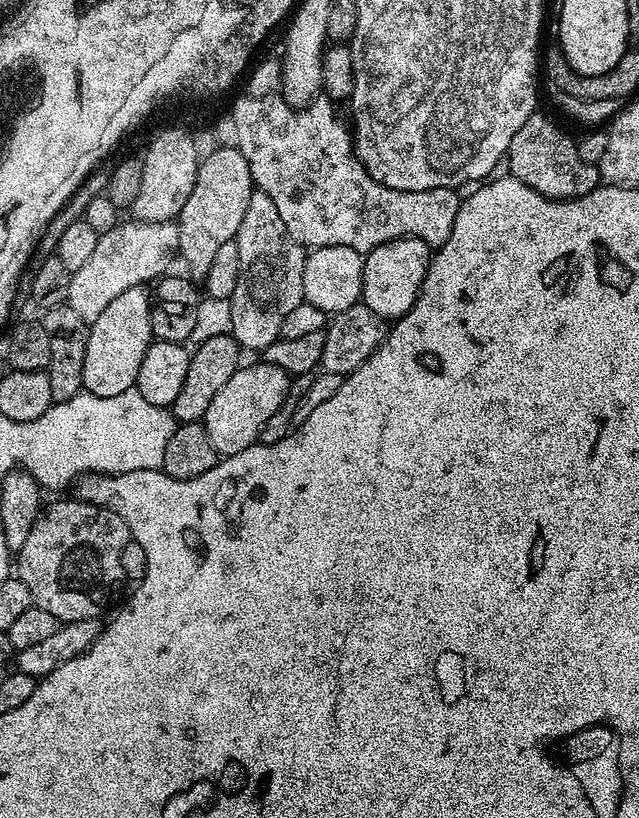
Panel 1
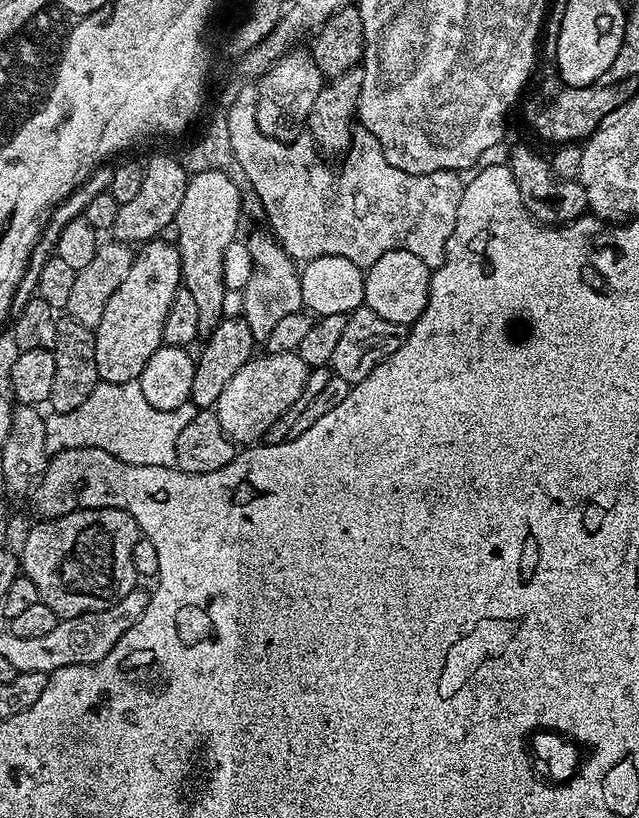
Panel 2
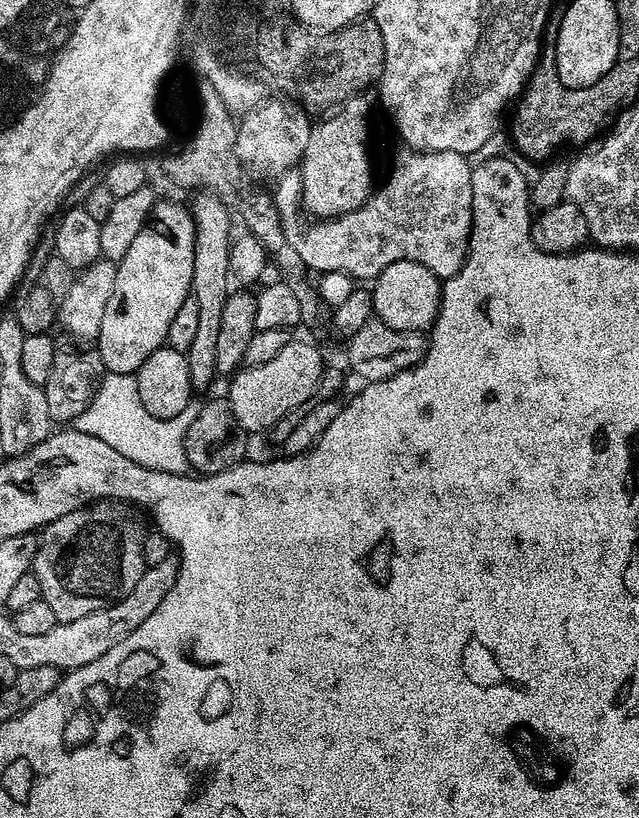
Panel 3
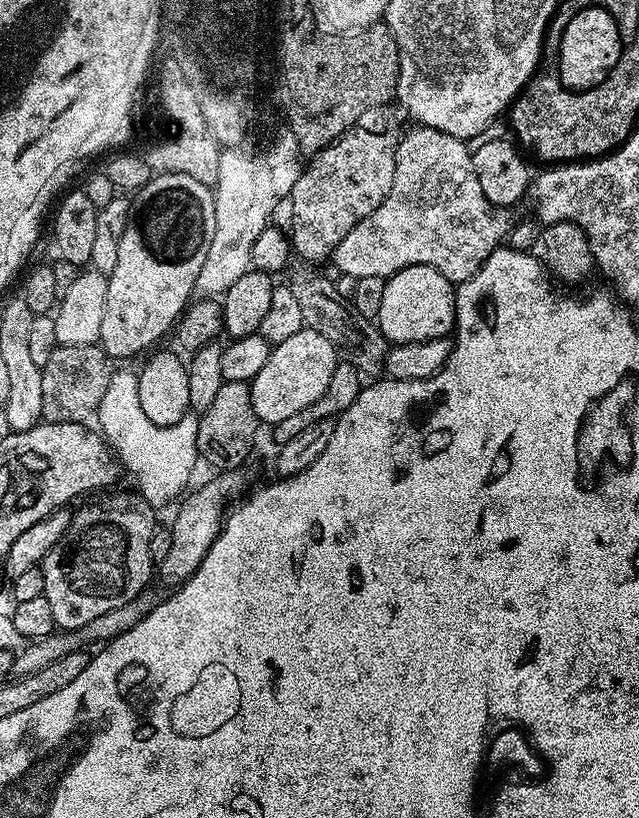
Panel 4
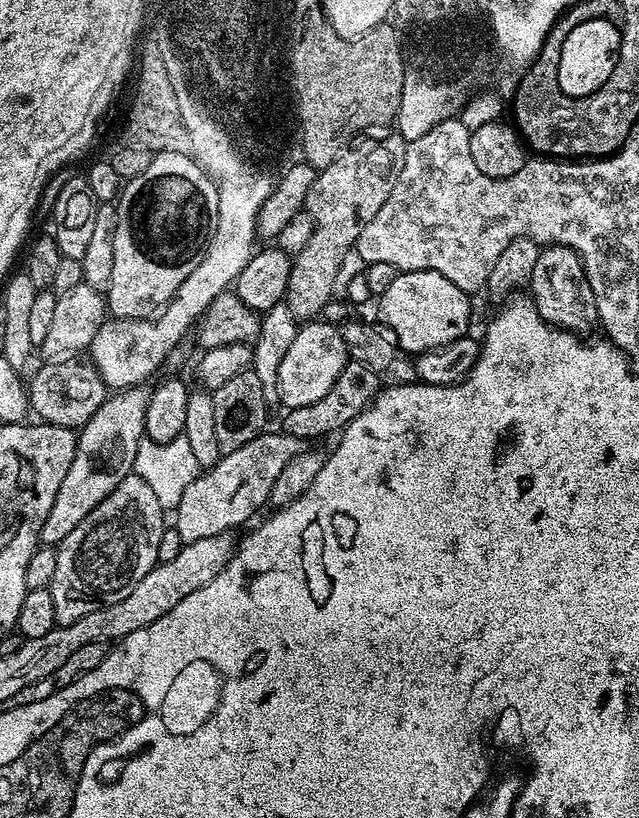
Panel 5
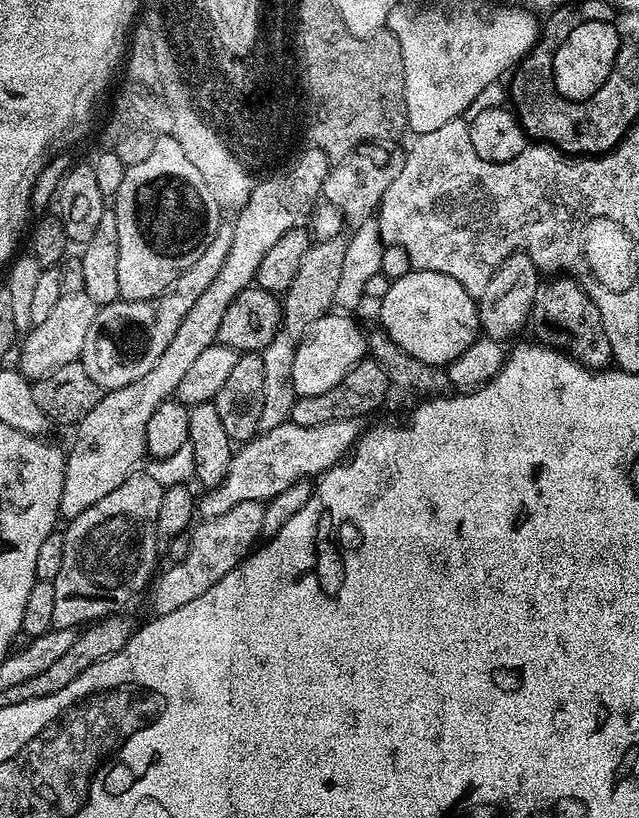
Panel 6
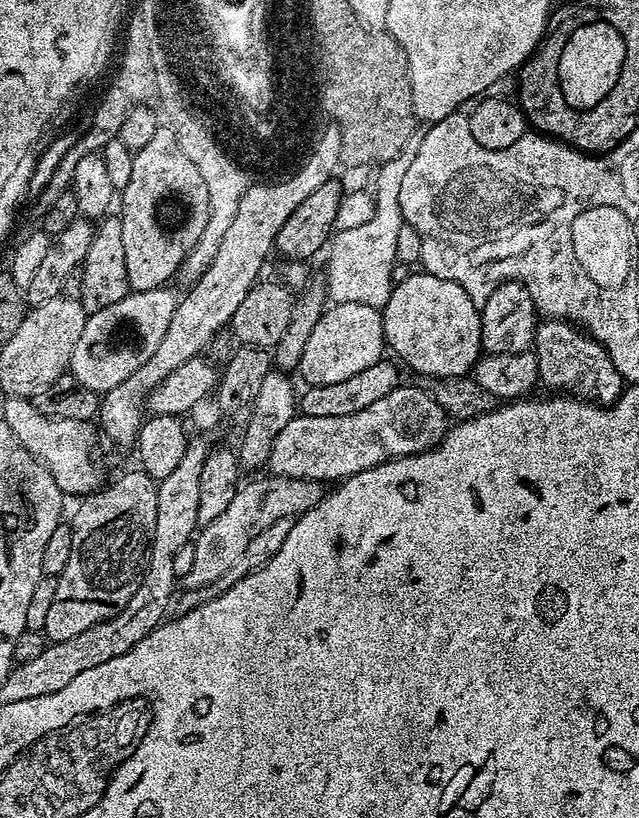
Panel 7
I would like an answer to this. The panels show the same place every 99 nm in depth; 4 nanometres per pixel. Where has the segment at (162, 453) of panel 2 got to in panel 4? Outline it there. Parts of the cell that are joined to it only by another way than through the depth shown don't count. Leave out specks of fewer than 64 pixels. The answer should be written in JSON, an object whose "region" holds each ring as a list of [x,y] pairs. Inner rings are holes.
{"region":[[[113,371],[110,386],[100,403],[98,413],[99,431],[110,445],[117,461],[136,479],[139,495],[153,510],[161,510],[171,500],[179,501],[185,495],[192,471],[198,465],[199,415],[190,410],[174,426],[158,426],[146,418],[142,402],[138,402],[137,373]]]}

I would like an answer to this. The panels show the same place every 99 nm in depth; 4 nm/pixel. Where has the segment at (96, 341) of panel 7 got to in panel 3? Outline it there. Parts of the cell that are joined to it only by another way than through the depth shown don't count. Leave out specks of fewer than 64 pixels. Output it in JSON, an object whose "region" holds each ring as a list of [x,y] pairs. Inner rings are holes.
{"region":[[[271,98],[239,117],[236,125],[236,153],[251,175],[253,172],[256,176],[279,178],[299,165],[306,154],[306,142],[310,142],[311,133],[309,113],[300,104],[289,98]]]}

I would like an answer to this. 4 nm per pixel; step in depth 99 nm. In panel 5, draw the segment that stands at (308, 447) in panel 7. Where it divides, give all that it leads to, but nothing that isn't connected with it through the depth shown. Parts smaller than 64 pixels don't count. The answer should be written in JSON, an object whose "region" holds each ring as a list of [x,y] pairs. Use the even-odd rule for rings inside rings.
{"region":[[[265,430],[246,442],[246,446],[223,453],[217,464],[201,471],[194,482],[186,486],[186,494],[182,494],[182,502],[174,510],[174,526],[180,531],[185,544],[234,530],[238,524],[246,523],[259,510],[260,504],[268,504],[268,495],[278,474],[282,474],[286,462],[300,455],[301,451],[302,441],[298,438],[283,430]]]}

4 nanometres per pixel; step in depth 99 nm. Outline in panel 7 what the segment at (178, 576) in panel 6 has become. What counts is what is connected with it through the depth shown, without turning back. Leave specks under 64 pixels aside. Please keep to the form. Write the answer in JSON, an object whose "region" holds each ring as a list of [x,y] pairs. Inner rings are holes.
{"region":[[[267,474],[261,480],[241,483],[236,489],[234,499],[226,511],[214,522],[203,525],[195,537],[194,566],[182,577],[182,584],[188,590],[204,590],[207,584],[215,585],[234,566],[234,562],[242,554],[246,554],[246,546],[267,530],[278,518],[295,518],[310,510],[326,495],[326,488],[321,481],[303,480],[297,476]]]}

